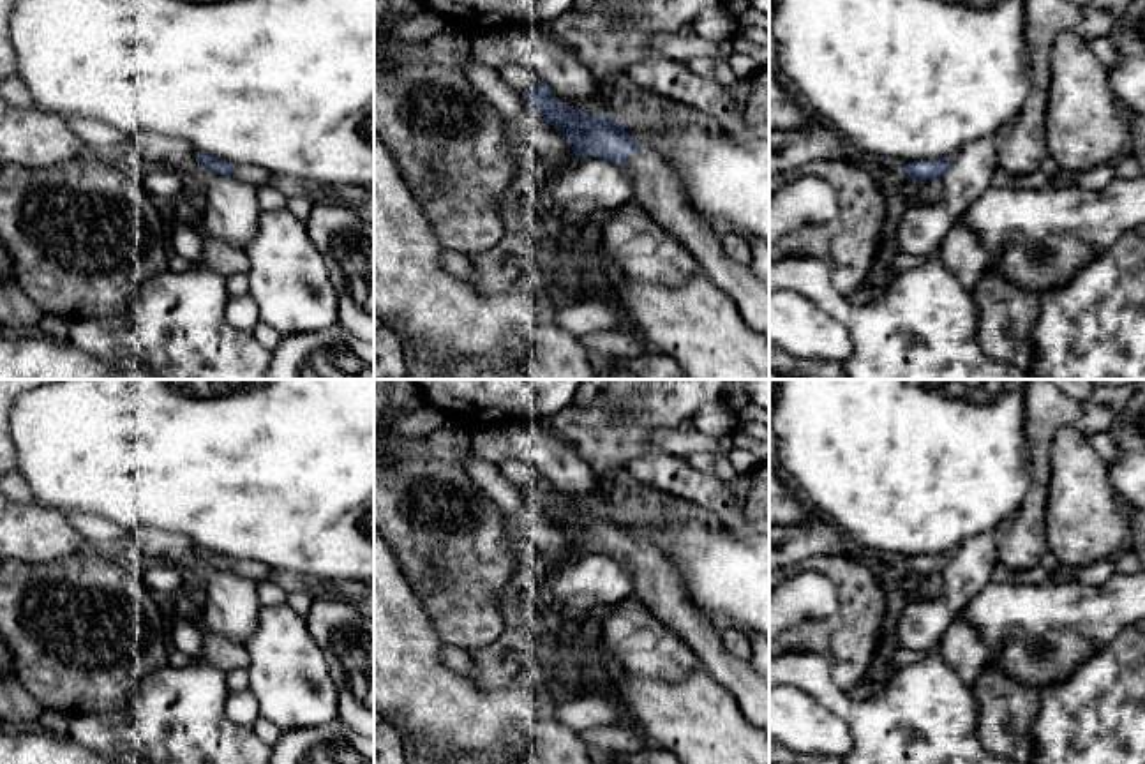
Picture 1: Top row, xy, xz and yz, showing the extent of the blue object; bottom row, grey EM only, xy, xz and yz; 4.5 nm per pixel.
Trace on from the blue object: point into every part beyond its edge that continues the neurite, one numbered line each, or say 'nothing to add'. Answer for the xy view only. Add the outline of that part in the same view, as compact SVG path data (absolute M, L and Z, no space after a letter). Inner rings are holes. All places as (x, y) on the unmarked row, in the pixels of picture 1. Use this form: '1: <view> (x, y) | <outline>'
1: xy (254, 570) | M231 558L231 572L249 577L254 582L273 580L273 579L284 580L284 577L281 573L277 573L270 566L265 566L263 563L252 561L252 559Z

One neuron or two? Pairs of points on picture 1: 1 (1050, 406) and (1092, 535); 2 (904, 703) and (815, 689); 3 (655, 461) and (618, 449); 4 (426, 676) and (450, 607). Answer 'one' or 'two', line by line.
1: two
2: one
3: two
4: two

